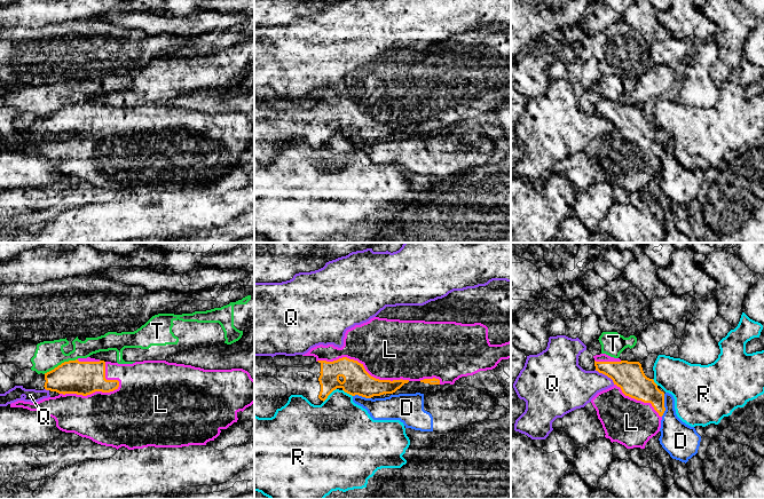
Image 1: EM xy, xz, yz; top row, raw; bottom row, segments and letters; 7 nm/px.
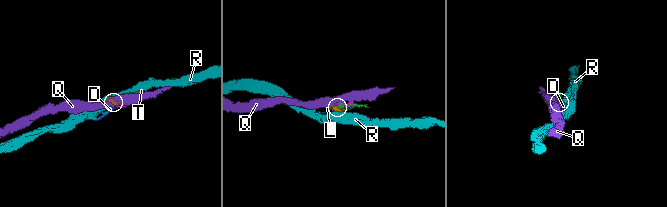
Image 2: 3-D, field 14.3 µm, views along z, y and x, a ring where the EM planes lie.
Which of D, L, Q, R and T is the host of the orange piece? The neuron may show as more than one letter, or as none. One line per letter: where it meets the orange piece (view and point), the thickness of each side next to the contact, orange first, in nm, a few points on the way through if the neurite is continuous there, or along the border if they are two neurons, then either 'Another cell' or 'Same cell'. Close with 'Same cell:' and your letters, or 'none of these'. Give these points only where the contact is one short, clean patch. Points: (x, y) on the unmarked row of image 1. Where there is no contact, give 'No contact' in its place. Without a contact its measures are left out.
D: Touches orange at yz (663, 149). Thickness 190 nm (orange) against 240 nm. Another cell
L: Touches orange at xz (363, 110). Thickness 190 nm (orange) against 440 nm. Same cell
Q: Touches orange at yz (605, 118). Thickness 200 nm (orange) against 300 nm. Boundary: yz (595, 113), (606, 118), (614, 127). Another cell
R: Touches orange at xz (329, 137). Thickness 190 nm (orange) against 420 nm. Boundary: xz (336, 132), (323, 145). Another cell
T: Touches orange at xy (61, 108). Thickness 240 nm (orange) against 200 nm. Boundary: xy (77, 102), (64, 104), (44, 117). Another cell
Same cell: L

